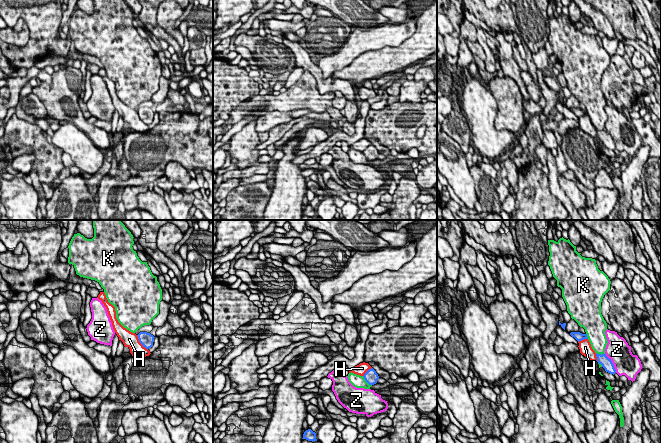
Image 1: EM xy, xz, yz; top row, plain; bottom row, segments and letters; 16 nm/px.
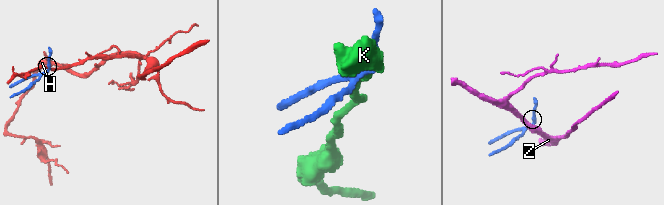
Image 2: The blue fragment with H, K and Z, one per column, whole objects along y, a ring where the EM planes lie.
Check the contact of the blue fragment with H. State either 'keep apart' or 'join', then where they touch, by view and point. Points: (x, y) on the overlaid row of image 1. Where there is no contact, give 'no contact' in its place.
keep apart; contact xy (140, 342)

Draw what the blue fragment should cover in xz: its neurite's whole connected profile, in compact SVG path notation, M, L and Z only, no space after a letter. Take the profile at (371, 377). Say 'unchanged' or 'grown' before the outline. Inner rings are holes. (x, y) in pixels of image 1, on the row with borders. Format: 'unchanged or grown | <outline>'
unchanged | M371 368L364 374L364 379L369 385L374 385L377 383L377 380L379 379L378 374L376 371Z

